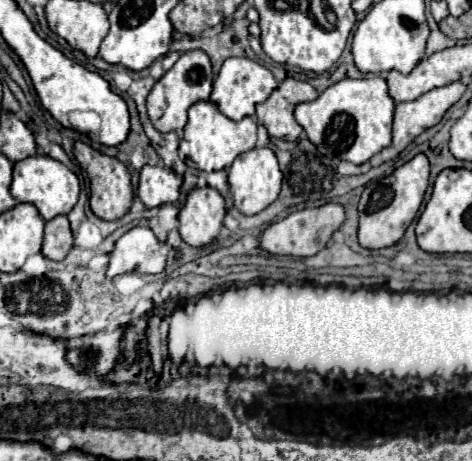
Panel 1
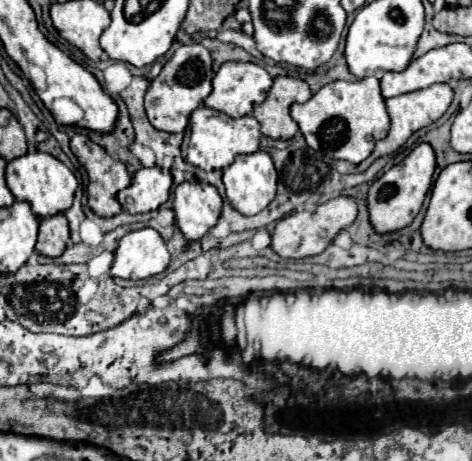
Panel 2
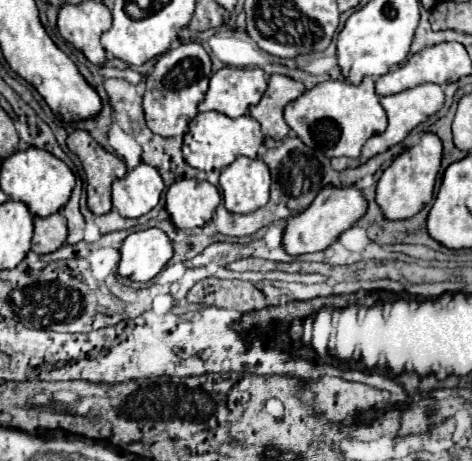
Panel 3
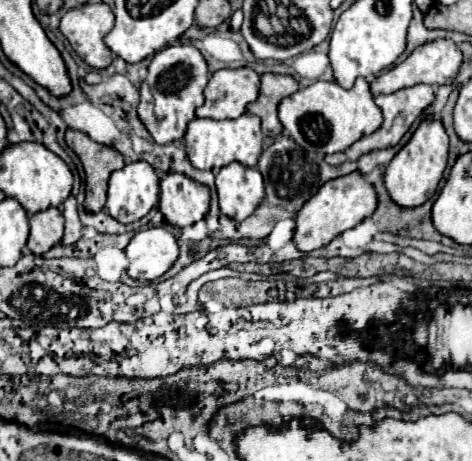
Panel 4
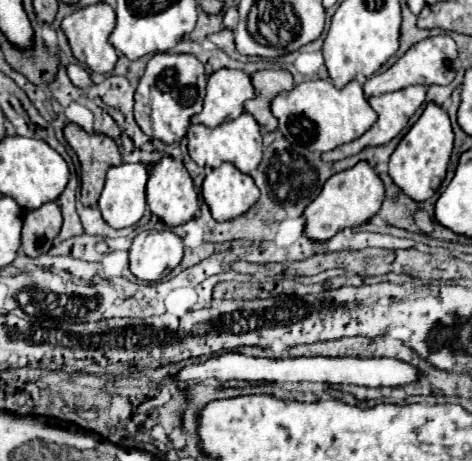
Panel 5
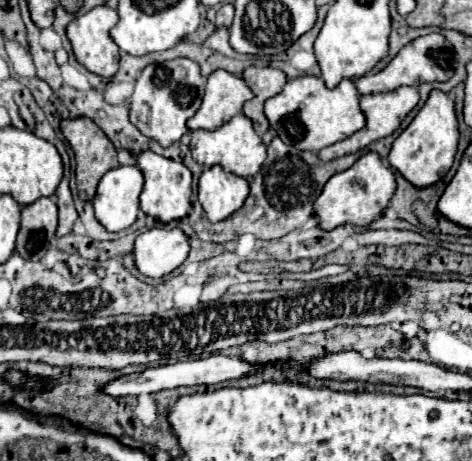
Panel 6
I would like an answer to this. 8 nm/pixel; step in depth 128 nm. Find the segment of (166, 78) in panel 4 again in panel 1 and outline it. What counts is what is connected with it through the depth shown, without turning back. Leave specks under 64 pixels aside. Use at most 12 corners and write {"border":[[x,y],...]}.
{"border":[[184,52],[152,86],[148,116],[158,132],[180,132],[188,108],[208,100],[212,66]]}

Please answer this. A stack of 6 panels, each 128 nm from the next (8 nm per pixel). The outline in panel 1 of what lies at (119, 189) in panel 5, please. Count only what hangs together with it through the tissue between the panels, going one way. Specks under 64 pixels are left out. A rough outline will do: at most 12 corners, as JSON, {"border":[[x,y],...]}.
{"border":[[162,166],[140,170],[144,208],[176,202],[182,178]]}

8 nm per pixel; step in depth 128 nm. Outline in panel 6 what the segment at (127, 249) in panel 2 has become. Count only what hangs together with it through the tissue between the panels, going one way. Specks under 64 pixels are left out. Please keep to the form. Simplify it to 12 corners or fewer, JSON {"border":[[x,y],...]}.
{"border":[[159,225],[136,238],[136,268],[162,278],[186,260],[180,228]]}

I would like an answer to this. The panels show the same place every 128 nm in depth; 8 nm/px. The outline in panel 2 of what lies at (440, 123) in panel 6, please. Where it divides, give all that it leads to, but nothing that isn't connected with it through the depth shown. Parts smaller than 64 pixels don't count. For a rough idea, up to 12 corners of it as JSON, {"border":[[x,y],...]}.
{"border":[[418,144],[370,186],[376,232],[416,218],[436,156]]}

